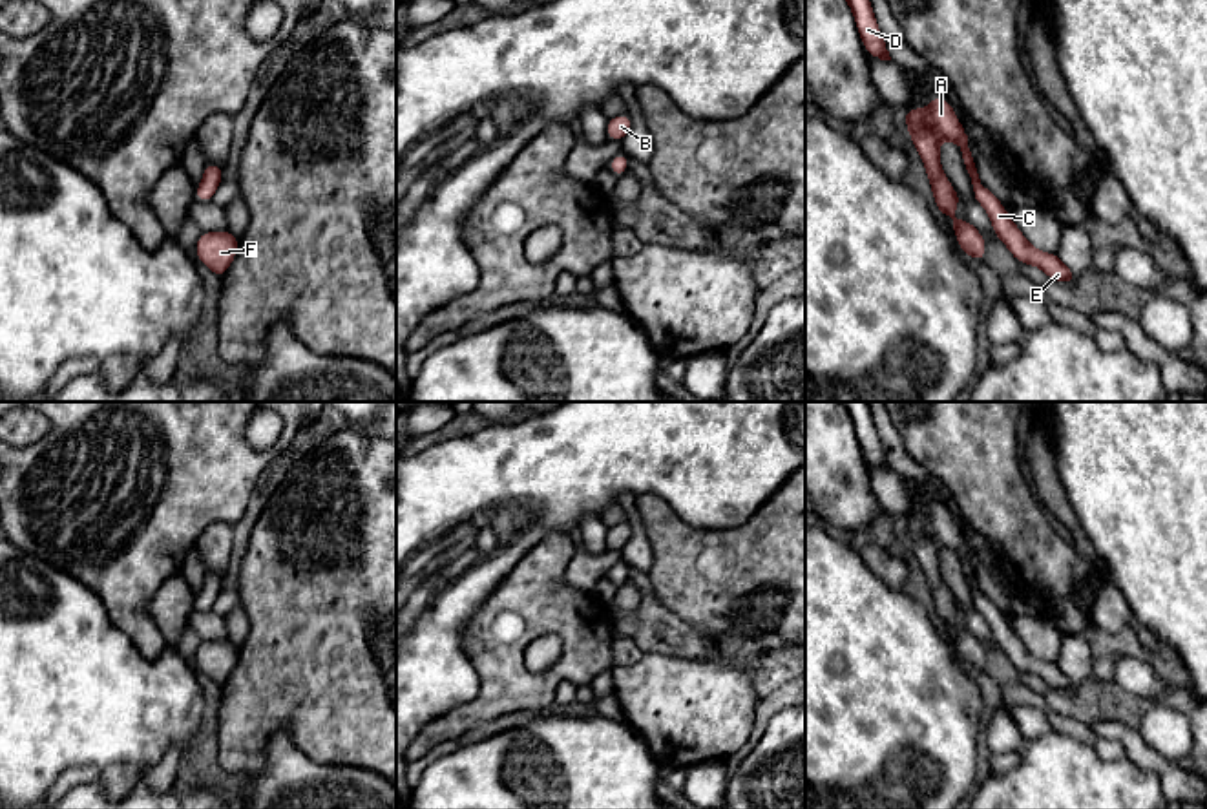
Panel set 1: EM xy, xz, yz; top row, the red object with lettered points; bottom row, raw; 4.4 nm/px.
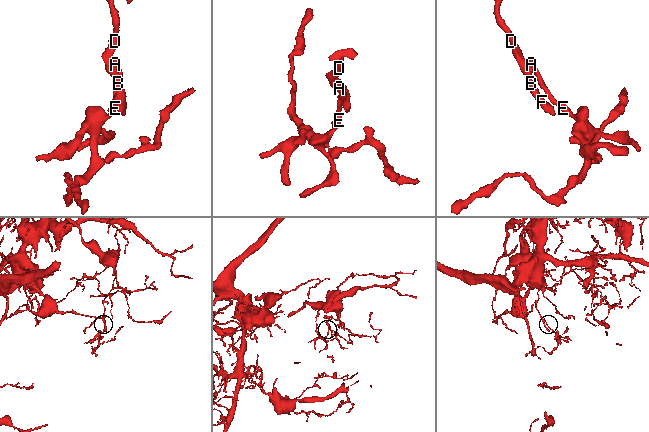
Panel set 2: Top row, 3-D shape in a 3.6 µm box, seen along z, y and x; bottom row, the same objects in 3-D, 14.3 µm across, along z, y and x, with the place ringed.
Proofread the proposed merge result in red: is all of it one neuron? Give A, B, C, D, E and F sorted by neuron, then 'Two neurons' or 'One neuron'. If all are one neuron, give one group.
Groups: A B C D E F. One neuron

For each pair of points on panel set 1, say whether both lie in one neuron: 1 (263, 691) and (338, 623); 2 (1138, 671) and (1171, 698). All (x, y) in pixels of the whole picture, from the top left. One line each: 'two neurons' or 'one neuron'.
1: one neuron
2: one neuron

